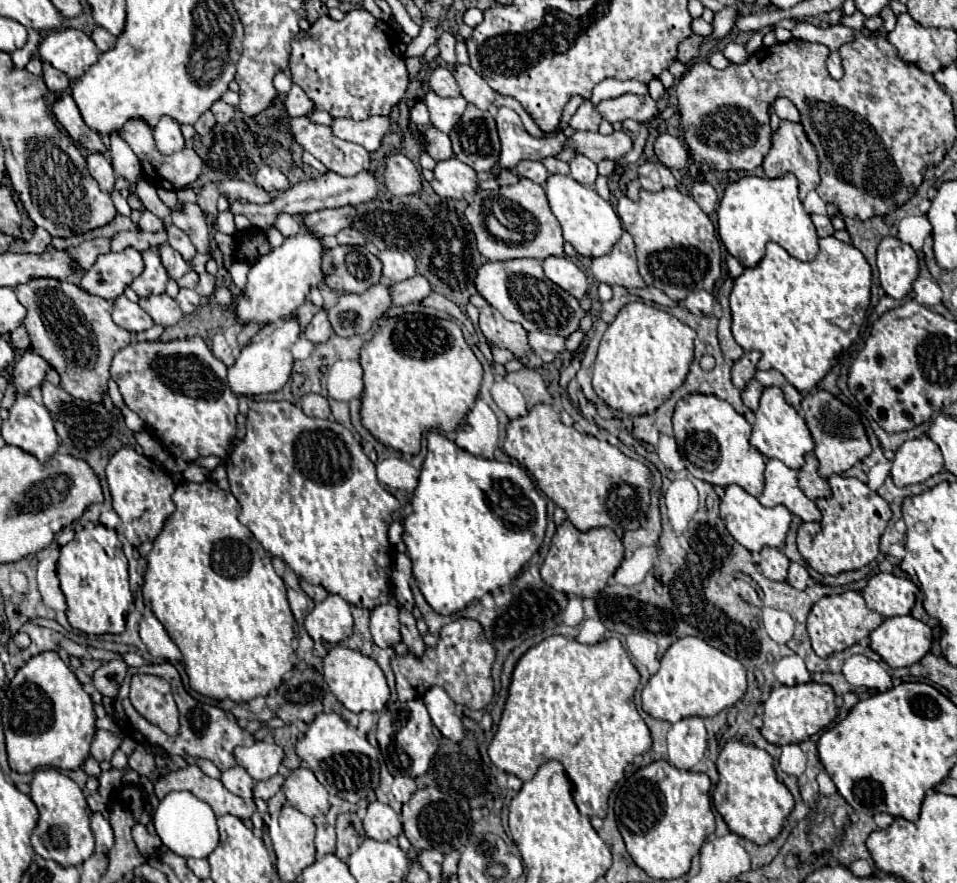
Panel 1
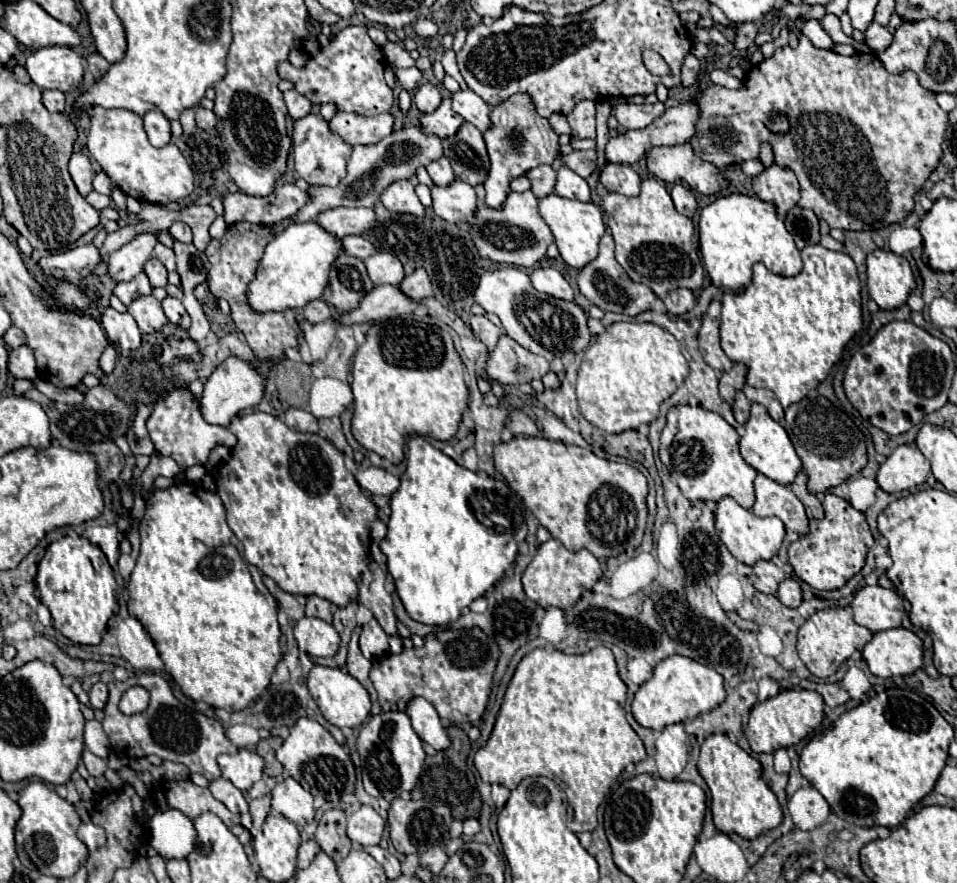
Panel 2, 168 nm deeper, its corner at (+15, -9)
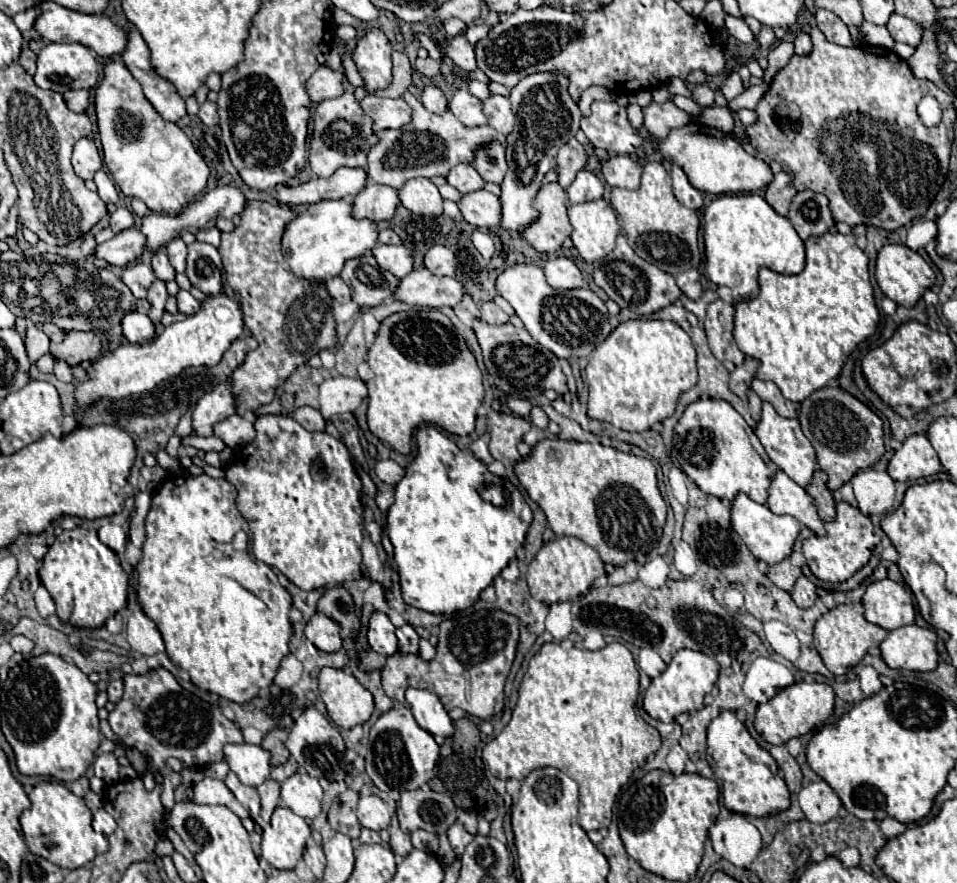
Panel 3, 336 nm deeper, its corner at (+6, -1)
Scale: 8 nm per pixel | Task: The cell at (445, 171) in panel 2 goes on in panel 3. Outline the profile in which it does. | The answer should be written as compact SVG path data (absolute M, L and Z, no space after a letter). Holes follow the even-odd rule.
M461 163L461 165L453 167L453 171L449 171L447 183L461 193L479 191L485 185L485 181L479 177L479 173L471 165L465 165L465 163Z

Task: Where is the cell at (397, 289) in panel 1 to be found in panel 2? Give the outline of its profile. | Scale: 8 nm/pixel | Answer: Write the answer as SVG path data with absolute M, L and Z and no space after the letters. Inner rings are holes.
M420 267L416 269L412 275L408 275L400 285L398 289L412 301L422 301L424 297L430 297L432 295L432 283L430 283L430 277L428 273Z

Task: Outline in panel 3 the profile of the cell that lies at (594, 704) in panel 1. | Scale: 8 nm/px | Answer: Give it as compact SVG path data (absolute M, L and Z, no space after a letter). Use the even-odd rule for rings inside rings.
M545 643L529 661L509 725L483 747L483 759L491 773L499 779L515 777L523 781L533 769L541 767L555 767L567 773L577 781L581 793L579 825L585 831L609 827L621 787L633 771L661 747L659 731L645 723L645 719L637 713L637 695L639 673L633 663L633 655L625 645L609 643L605 649L585 651L577 647L563 647L559 643Z

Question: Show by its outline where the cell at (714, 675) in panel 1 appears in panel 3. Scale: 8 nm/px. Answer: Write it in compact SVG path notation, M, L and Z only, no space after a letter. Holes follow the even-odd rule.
M681 649L673 655L667 669L657 679L651 679L651 685L643 697L643 707L653 719L669 723L681 713L691 713L701 709L705 695L711 693L713 685L717 683L717 677L719 677L719 663L713 657L701 651Z

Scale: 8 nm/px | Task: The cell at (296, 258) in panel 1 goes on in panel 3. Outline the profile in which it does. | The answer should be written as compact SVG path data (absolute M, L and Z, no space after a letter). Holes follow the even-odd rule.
M323 199L313 205L309 205L303 213L293 219L293 223L287 225L283 235L283 251L287 253L287 263L291 271L301 279L313 279L313 281L327 281L333 275L339 275L343 269L343 263L347 259L361 257L367 249L377 245L377 223L371 219L355 219L353 217L353 201L349 199Z

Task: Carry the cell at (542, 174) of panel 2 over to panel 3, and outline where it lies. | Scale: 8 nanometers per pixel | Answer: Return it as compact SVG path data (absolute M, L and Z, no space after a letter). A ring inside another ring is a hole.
M575 137L569 139L569 143L565 143L557 155L557 173L559 173L559 185L563 189L567 189L575 175L585 169L589 163L589 155L585 153L585 147L577 141Z

